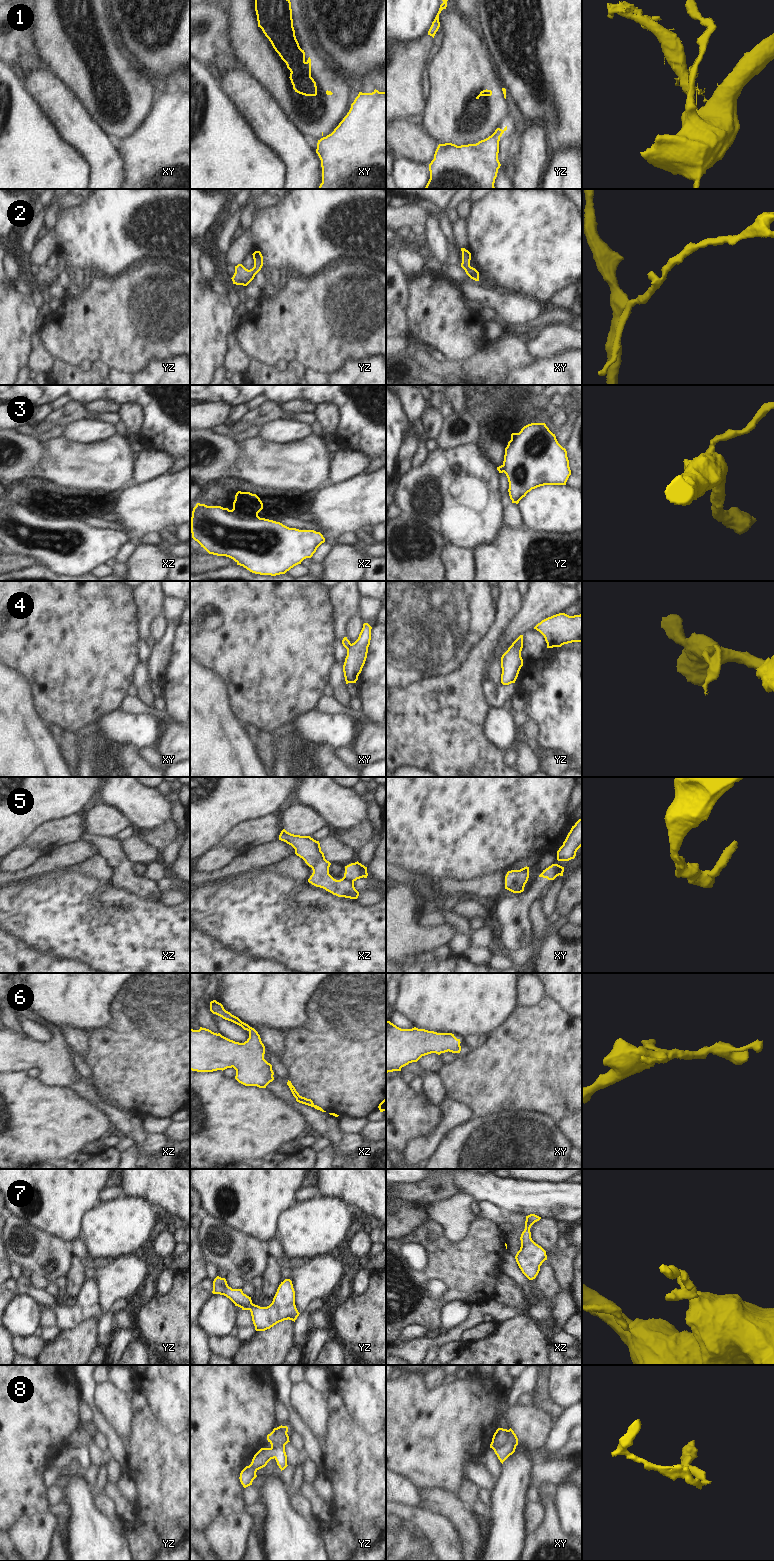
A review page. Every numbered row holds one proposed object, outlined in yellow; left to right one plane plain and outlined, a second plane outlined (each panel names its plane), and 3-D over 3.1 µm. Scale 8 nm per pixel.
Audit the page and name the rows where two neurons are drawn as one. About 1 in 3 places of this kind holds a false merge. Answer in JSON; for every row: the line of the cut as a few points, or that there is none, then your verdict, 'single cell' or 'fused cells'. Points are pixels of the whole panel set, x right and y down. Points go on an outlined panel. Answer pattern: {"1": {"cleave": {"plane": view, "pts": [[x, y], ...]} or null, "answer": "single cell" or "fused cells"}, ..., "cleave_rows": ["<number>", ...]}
{"1": {"cleave": {"plane": "yz", "pts": [[491, 135], [499, 137]]}, "answer": "fused cells"}, "2": {"cleave": null, "answer": "single cell"}, "3": {"cleave": null, "answer": "single cell"}, "4": {"cleave": {"plane": "xy", "pts": [[350, 643], [346, 648]]}, "answer": "fused cells"}, "5": {"cleave": {"plane": "xz", "pts": [[344, 876], [353, 881]]}, "answer": "fused cells"}, "6": {"cleave": null, "answer": "single cell"}, "7": {"cleave": null, "answer": "single cell"}, "8": {"cleave": null, "answer": "single cell"}, "cleave_rows": ["1", "4", "5"]}

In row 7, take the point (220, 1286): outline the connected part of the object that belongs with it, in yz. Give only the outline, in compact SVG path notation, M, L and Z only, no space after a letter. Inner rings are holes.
M219 1276L213 1281L212 1293L224 1295L235 1306L242 1310L249 1310L256 1331L265 1331L288 1319L295 1322L300 1314L295 1305L295 1291L290 1279L281 1282L272 1303L267 1307L253 1304L251 1297L244 1294L242 1289L232 1289L228 1286L226 1279Z

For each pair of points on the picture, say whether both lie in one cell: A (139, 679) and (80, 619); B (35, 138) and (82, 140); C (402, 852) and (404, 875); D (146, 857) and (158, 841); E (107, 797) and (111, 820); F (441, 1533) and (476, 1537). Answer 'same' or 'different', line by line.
A: different
B: different
C: different
D: different
E: different
F: different

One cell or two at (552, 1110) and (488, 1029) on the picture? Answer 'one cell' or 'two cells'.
two cells

